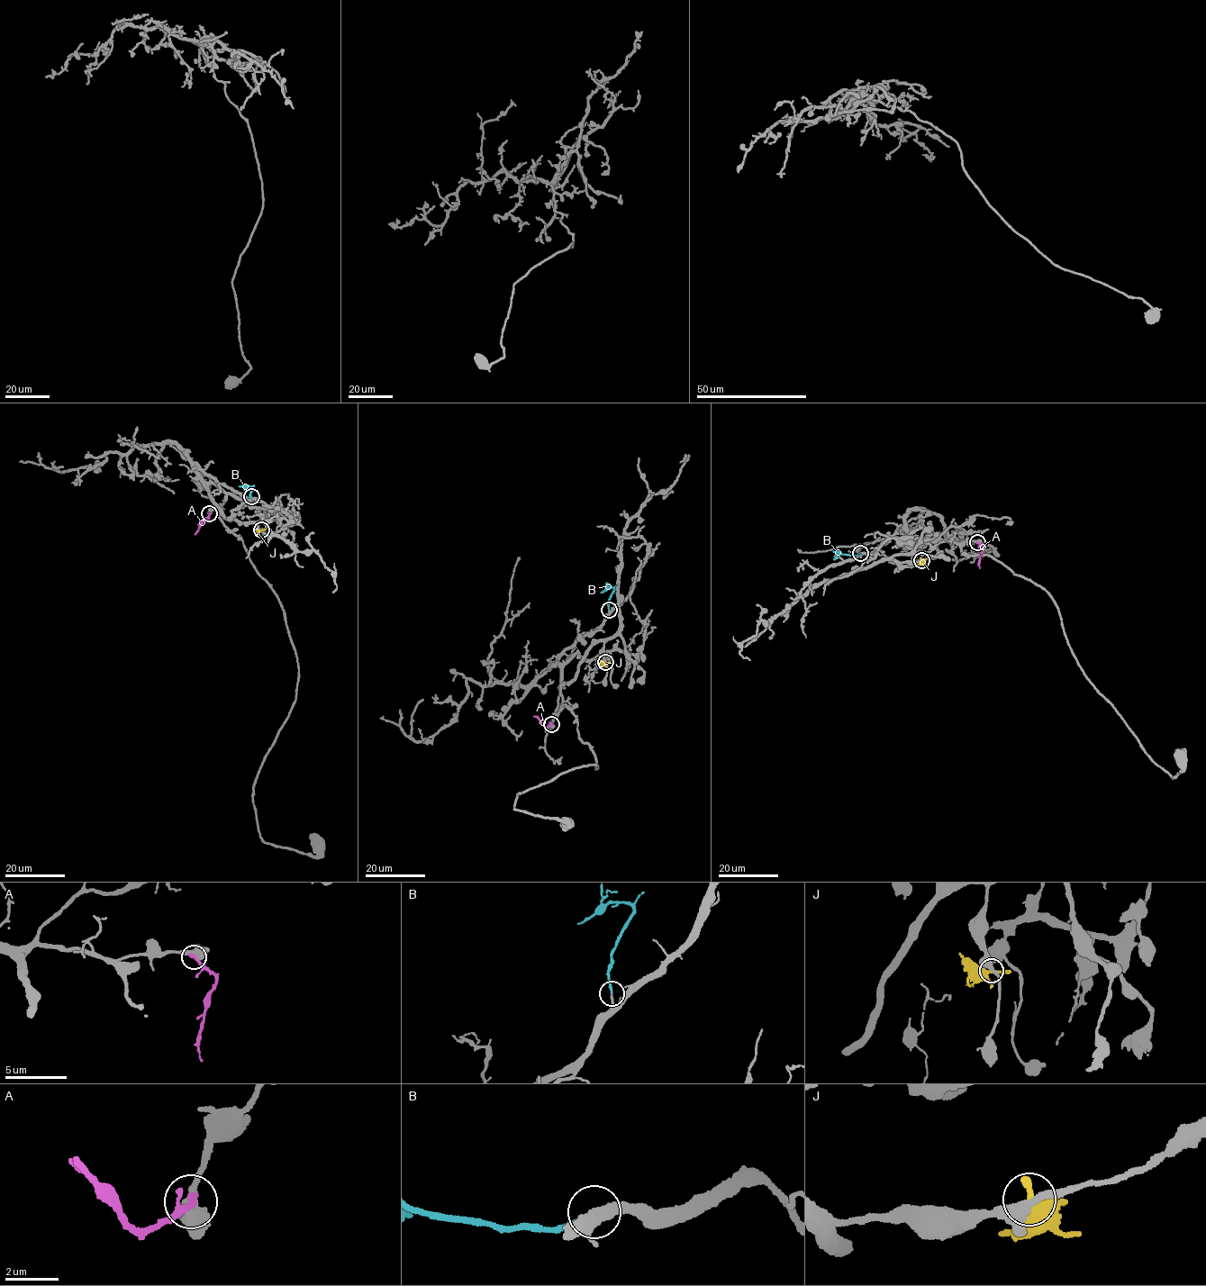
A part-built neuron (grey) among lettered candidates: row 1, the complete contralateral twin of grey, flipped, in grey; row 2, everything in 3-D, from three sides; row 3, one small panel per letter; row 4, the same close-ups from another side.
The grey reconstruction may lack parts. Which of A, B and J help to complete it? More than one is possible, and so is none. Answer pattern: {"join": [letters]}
{"join": ["B"]}

